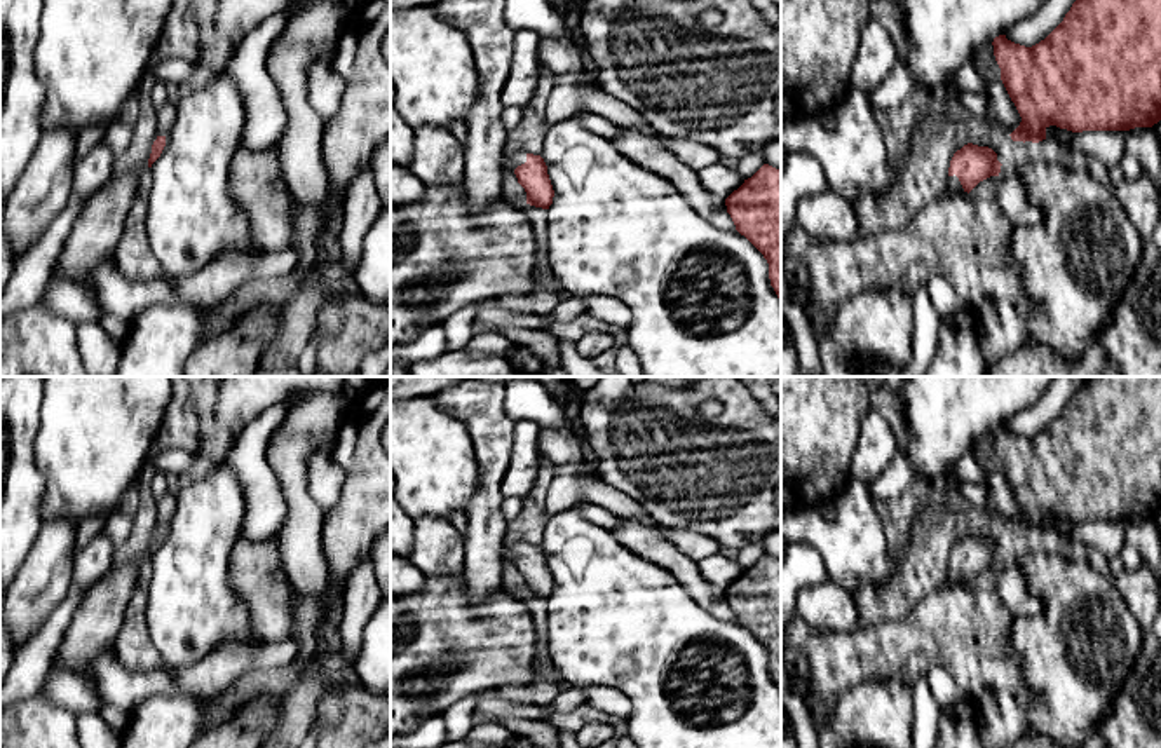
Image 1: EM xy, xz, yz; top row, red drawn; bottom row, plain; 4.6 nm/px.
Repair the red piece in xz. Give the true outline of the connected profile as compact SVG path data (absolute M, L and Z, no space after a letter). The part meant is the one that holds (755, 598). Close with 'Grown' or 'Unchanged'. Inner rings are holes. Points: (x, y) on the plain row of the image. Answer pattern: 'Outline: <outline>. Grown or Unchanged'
Outline: M764 554L725 589L736 621L767 650L781 692L781 560Z. Unchanged

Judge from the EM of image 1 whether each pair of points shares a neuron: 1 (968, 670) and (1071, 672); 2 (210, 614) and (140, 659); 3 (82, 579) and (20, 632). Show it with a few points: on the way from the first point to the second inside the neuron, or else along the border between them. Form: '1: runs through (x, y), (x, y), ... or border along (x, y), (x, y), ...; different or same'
1: border along (1010, 633), (1024, 679), (1024, 691), (1018, 696); different
2: border along (145, 609), (149, 637), (166, 663); different
3: border along (74, 553), (72, 584); different

